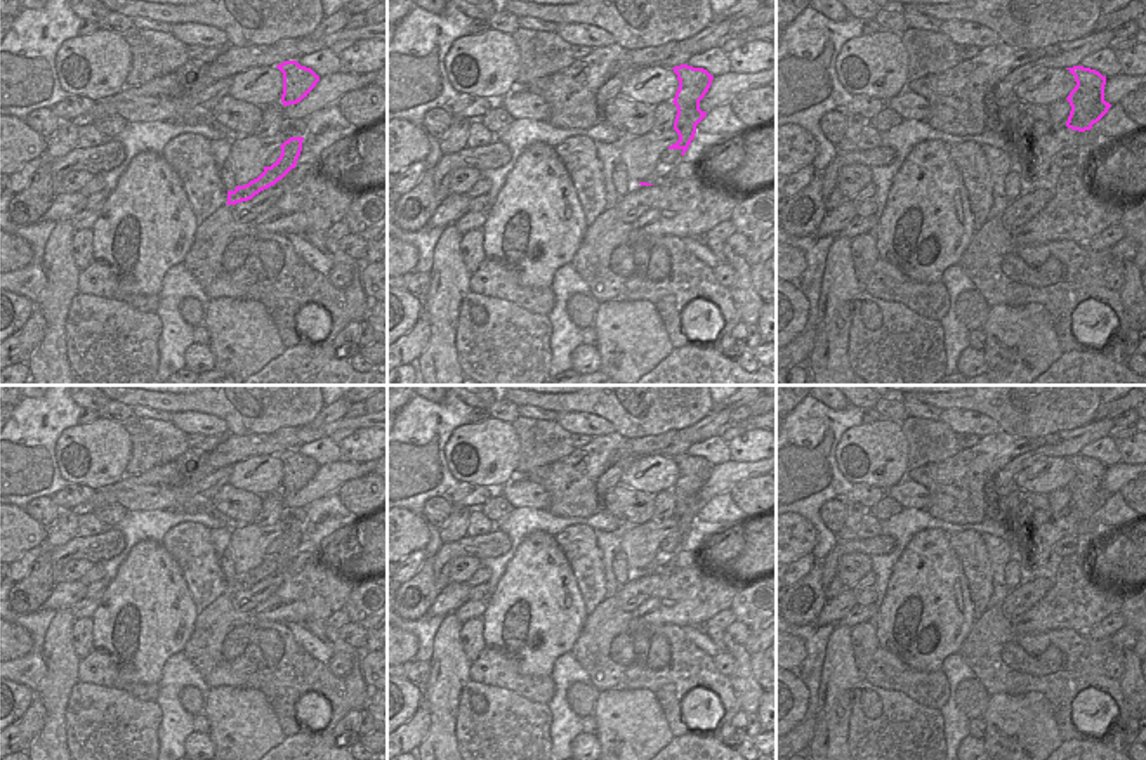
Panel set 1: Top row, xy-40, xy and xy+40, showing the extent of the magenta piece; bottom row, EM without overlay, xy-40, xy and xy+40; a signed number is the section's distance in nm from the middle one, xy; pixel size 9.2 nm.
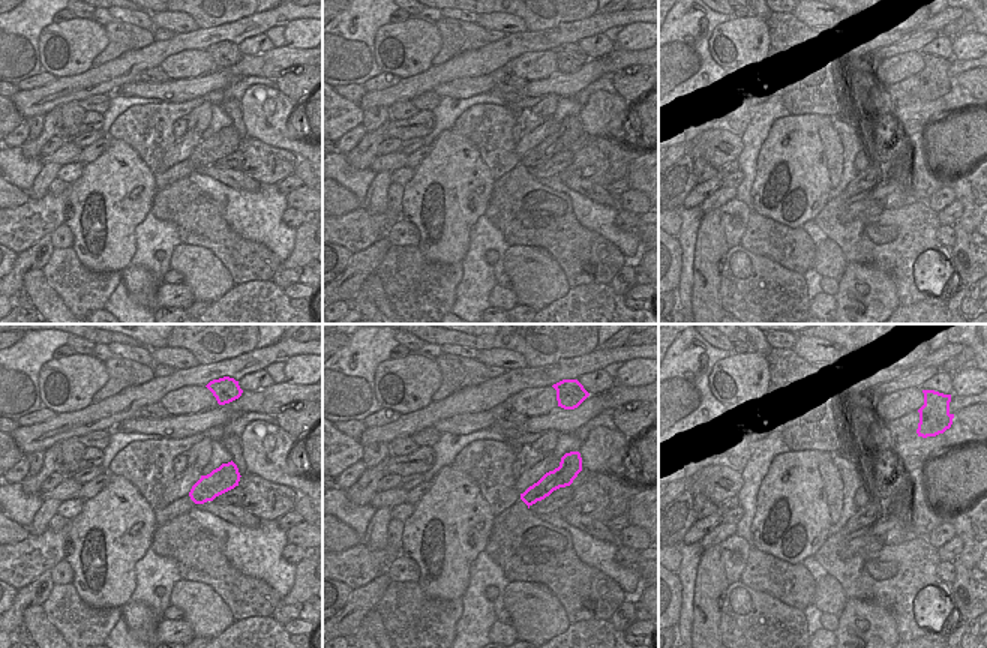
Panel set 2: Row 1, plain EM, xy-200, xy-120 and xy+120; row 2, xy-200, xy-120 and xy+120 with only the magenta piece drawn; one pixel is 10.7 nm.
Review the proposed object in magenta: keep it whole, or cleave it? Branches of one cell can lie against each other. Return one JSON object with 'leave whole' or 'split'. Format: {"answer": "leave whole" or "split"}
{"answer": "leave whole"}

